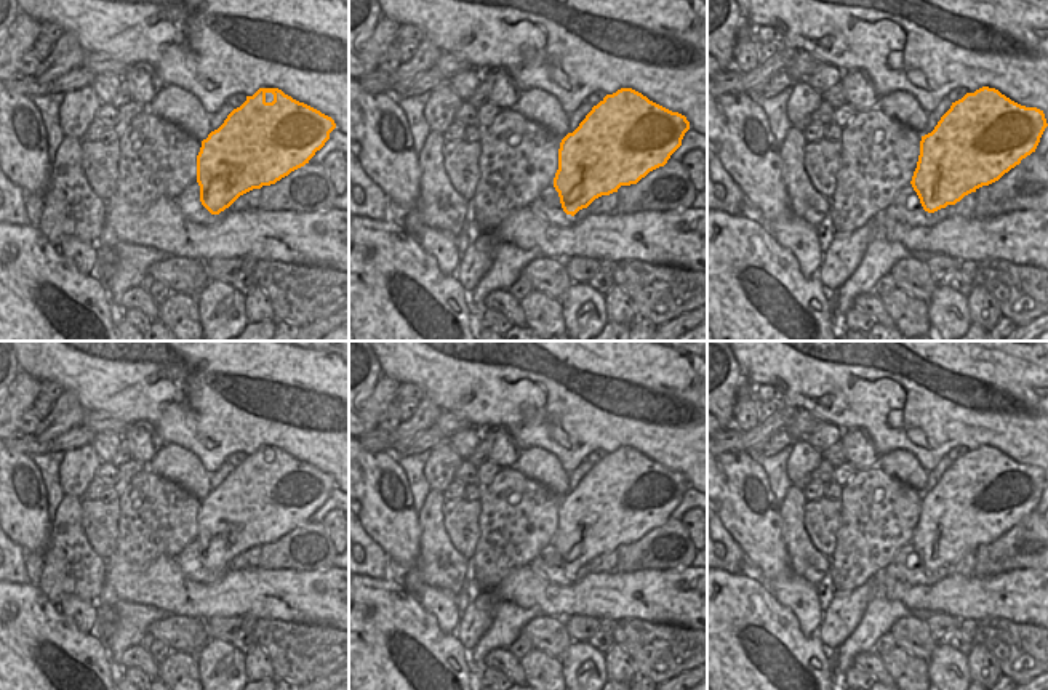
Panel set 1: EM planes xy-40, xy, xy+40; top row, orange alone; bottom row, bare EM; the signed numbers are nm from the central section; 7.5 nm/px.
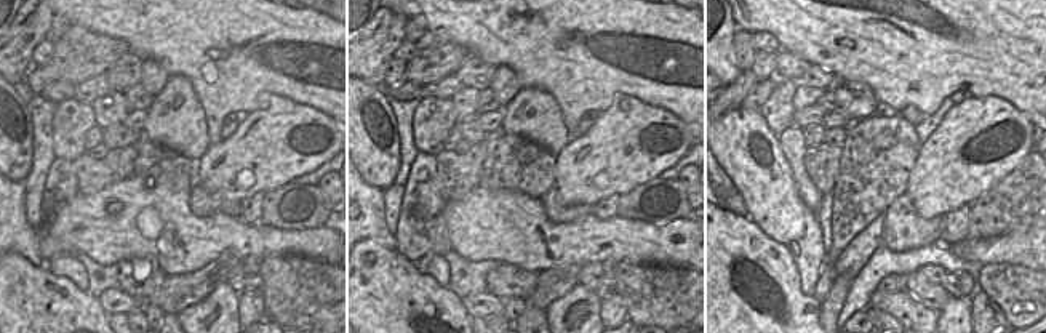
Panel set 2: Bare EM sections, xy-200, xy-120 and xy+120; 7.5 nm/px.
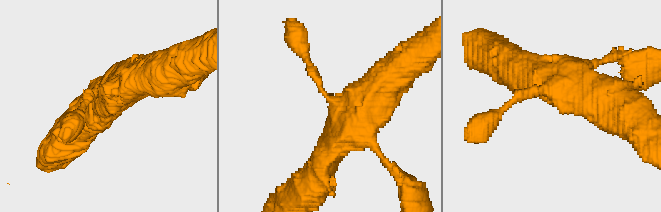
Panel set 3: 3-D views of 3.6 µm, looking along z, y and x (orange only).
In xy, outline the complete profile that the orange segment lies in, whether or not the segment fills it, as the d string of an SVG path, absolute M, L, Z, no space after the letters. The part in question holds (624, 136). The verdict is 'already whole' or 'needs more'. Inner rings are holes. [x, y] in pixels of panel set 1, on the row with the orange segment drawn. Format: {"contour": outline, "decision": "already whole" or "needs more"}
{"contour": "M632 88L606 94L560 142L554 187L563 211L574 216L595 199L618 192L621 186L637 184L650 171L664 166L682 146L688 130L685 115L650 101Z", "decision": "already whole"}

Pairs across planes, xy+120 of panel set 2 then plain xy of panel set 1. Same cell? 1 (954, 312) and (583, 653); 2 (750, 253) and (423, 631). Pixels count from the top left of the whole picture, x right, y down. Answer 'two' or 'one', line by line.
1: one
2: one

